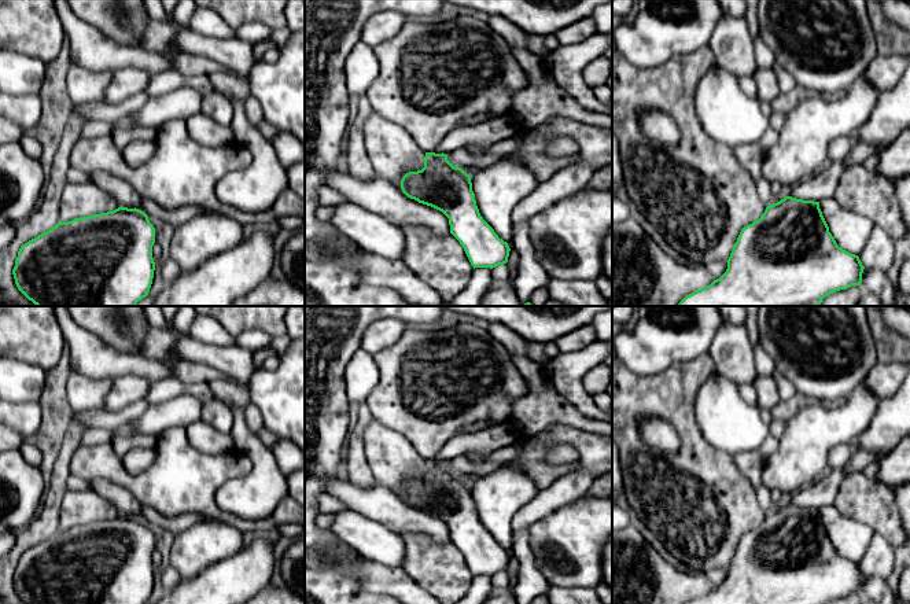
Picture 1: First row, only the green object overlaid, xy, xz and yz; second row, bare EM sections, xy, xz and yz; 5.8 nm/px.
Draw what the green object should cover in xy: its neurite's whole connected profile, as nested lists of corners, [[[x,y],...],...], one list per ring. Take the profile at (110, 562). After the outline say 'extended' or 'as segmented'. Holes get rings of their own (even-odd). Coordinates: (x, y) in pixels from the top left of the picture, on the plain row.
[[[121,513],[107,520],[59,528],[49,538],[22,552],[12,582],[25,604],[147,604],[155,578],[154,550],[155,535],[148,523],[136,515]]]; as segmented

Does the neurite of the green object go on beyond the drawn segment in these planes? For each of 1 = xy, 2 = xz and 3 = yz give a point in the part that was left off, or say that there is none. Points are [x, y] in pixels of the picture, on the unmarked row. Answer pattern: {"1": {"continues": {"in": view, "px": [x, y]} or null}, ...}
{"1": {"continues": null}, "2": {"continues": null}, "3": {"continues": null}}

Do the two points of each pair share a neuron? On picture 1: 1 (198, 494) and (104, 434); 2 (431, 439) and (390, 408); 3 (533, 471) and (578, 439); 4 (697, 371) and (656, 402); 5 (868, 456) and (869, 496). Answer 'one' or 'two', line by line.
1: two
2: one
3: one
4: one
5: two

